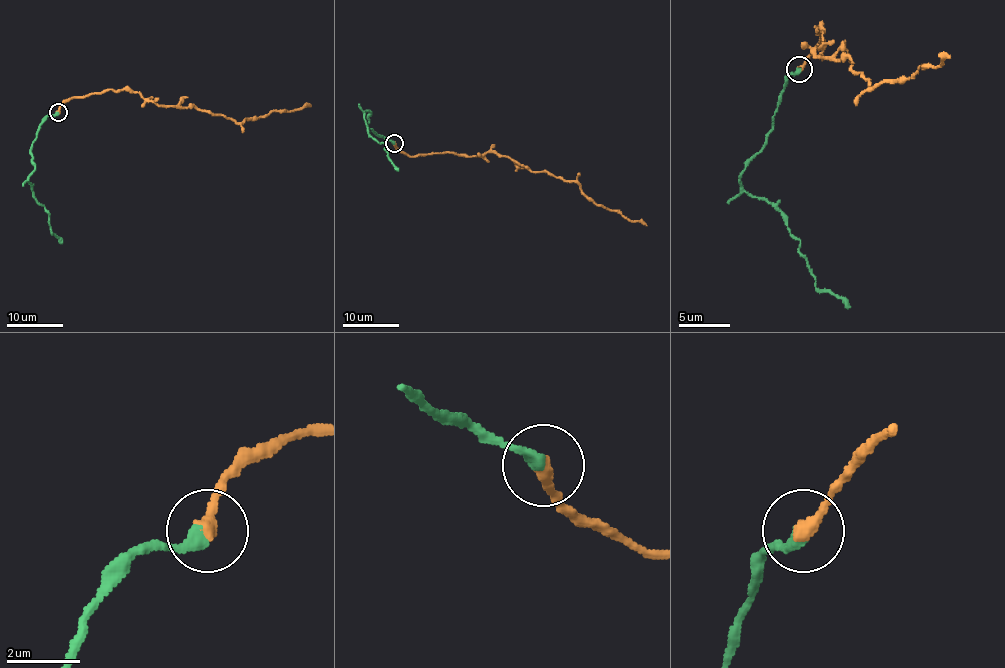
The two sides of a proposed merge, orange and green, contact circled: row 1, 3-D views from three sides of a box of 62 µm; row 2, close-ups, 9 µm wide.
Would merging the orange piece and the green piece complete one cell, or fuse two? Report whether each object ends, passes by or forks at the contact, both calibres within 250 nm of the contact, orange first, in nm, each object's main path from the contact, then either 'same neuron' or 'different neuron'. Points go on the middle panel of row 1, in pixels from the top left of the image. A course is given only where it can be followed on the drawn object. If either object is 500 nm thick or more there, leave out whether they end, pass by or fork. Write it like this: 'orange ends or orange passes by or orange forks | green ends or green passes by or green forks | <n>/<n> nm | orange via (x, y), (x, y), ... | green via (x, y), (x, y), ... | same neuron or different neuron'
orange ends | green ends | 400/340 nm | orange via (395, 142), (407, 155), (417, 156), (445, 152), (509, 156), (533, 172), (575, 182), (597, 204), (646, 224) | green via (395, 142), (368, 129), (371, 113), (367, 110), (364, 116), (368, 134), (385, 145), (389, 159), (399, 170) | different neuron

